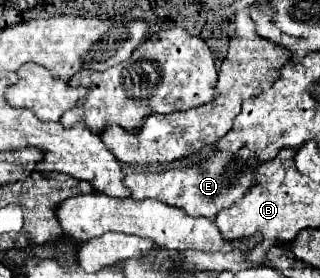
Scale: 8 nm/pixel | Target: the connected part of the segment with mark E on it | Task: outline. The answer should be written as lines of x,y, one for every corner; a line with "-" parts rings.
214,149
212,157
192,165
192,167
178,167
166,171
134,171
124,177
124,185
130,189
130,199
152,197
170,207
178,207
192,217
206,217
214,219
216,213
238,203
246,191
254,185
258,159
256,153
240,151
240,153
224,153

